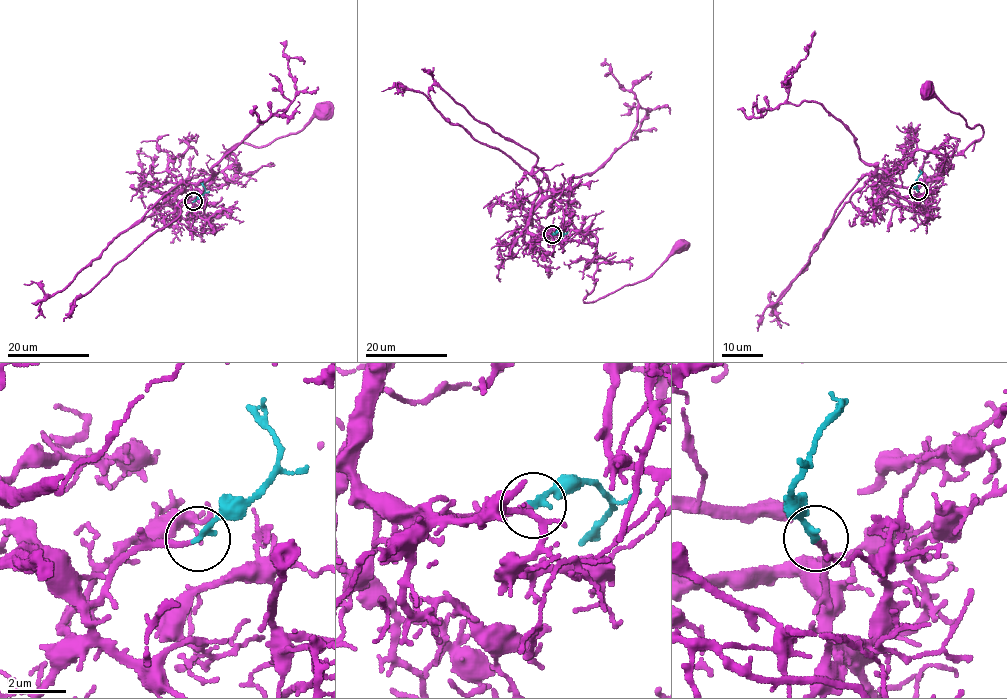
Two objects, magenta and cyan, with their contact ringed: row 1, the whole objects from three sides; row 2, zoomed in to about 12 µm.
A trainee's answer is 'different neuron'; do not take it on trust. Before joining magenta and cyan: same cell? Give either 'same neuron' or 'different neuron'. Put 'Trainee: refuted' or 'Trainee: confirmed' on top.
Trainee: refuted
same neuron

